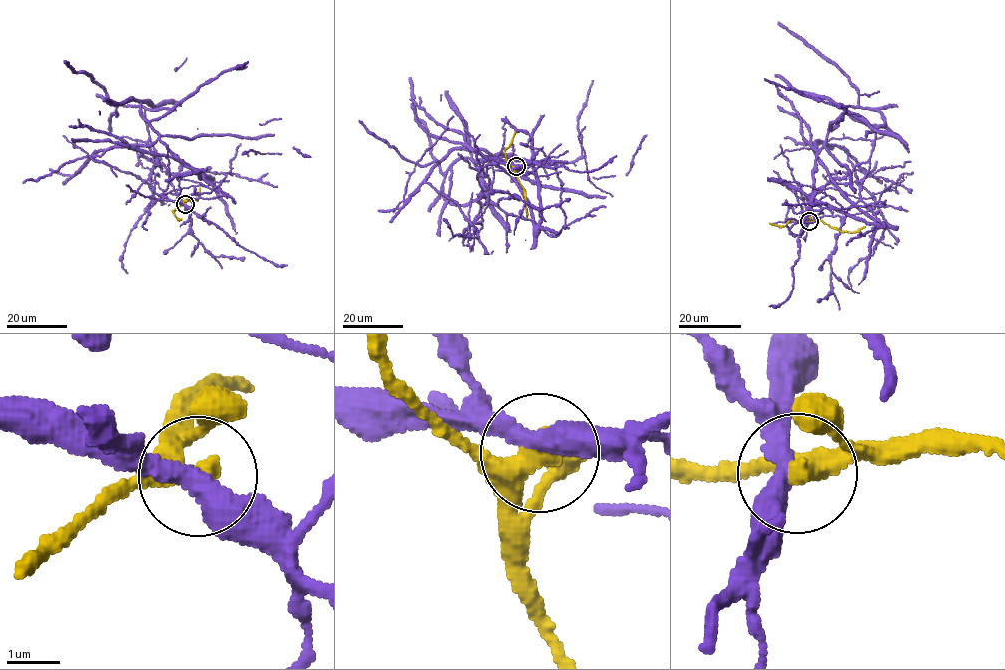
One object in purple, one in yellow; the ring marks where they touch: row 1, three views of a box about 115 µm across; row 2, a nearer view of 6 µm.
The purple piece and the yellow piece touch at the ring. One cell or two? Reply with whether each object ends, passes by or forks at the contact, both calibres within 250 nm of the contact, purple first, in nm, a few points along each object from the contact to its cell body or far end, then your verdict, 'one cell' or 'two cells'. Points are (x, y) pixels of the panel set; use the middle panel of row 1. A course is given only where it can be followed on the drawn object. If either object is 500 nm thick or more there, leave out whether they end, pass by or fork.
purple passes by; yellow passes by; 400 nm thick on the purple side, 360 nm on the other; purple runs (516, 166), (484, 161), (453, 204), (445, 172), (494, 155), (451, 149), (426, 179), (478, 238), (450, 226); yellow runs (516, 166), (515, 176), (524, 190), (526, 218); two cells

